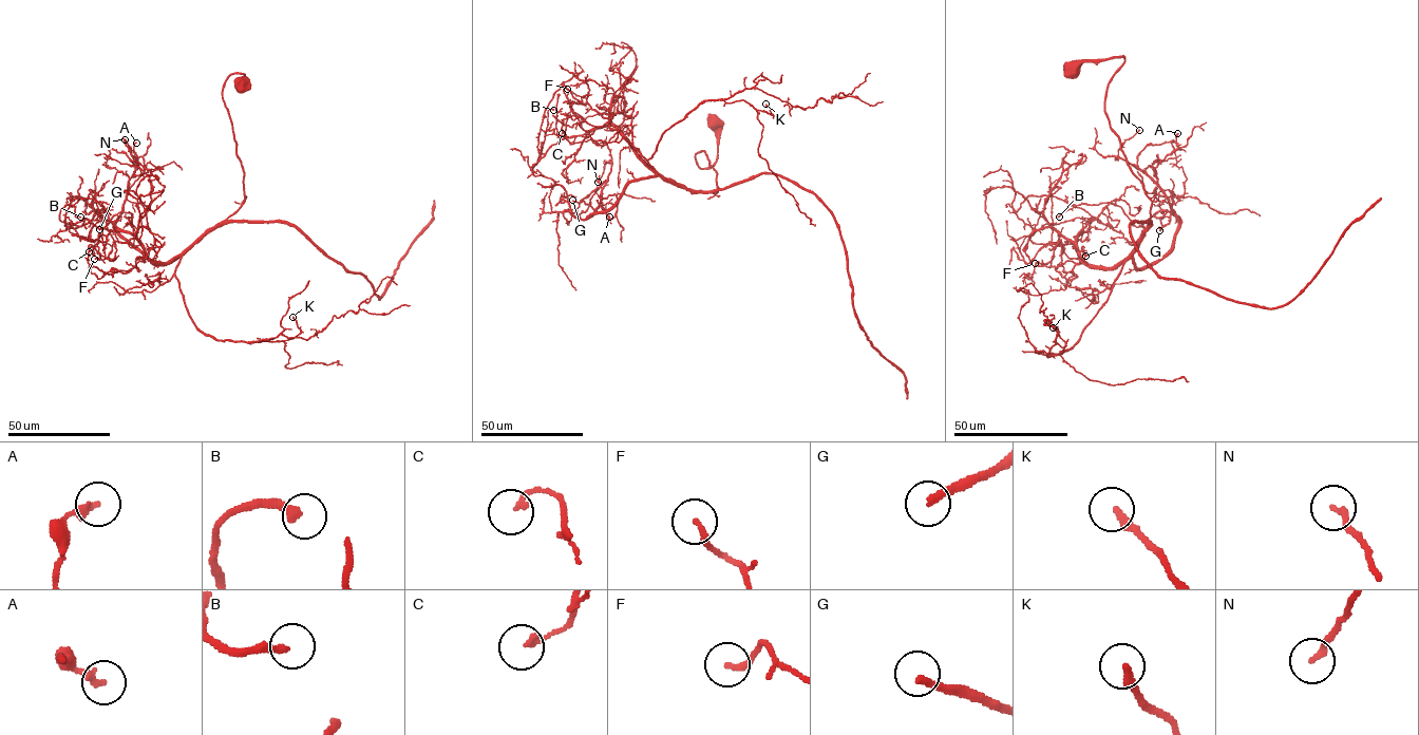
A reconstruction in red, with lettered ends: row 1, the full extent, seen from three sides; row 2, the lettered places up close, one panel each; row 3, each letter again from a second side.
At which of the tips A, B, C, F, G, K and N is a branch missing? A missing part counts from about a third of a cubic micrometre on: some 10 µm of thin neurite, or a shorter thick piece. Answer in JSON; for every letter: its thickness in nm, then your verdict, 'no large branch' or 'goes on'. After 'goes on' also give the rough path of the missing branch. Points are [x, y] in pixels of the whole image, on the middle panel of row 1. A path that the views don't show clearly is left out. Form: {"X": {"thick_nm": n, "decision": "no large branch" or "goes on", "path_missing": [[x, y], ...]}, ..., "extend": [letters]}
{"A": {"thick_nm": 260, "decision": "no large branch"}, "B": {"thick_nm": 280, "decision": "goes on", "path_missing": [[553, 110], [563, 118], [569, 118], [566, 128], [568, 139]]}, "C": {"thick_nm": 180, "decision": "no large branch"}, "F": {"thick_nm": 190, "decision": "no large branch"}, "G": {"thick_nm": 260, "decision": "goes on"}, "K": {"thick_nm": 280, "decision": "no large branch"}, "N": {"thick_nm": 200, "decision": "no large branch"}, "extend": ["B", "G"]}

